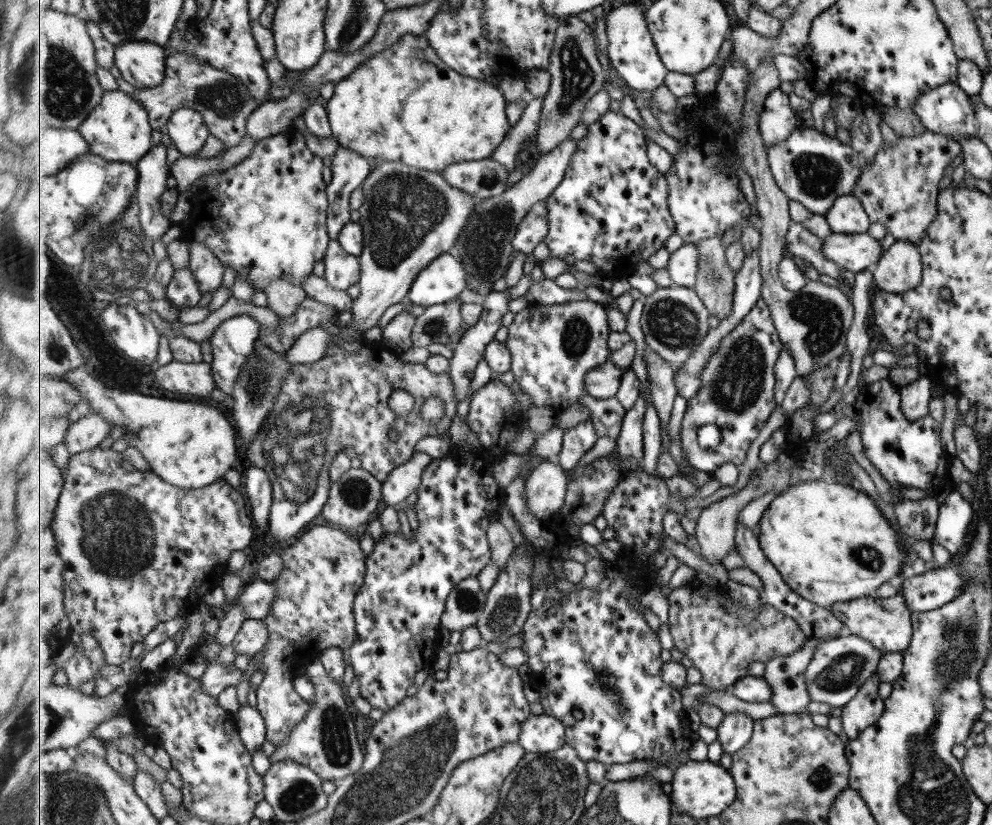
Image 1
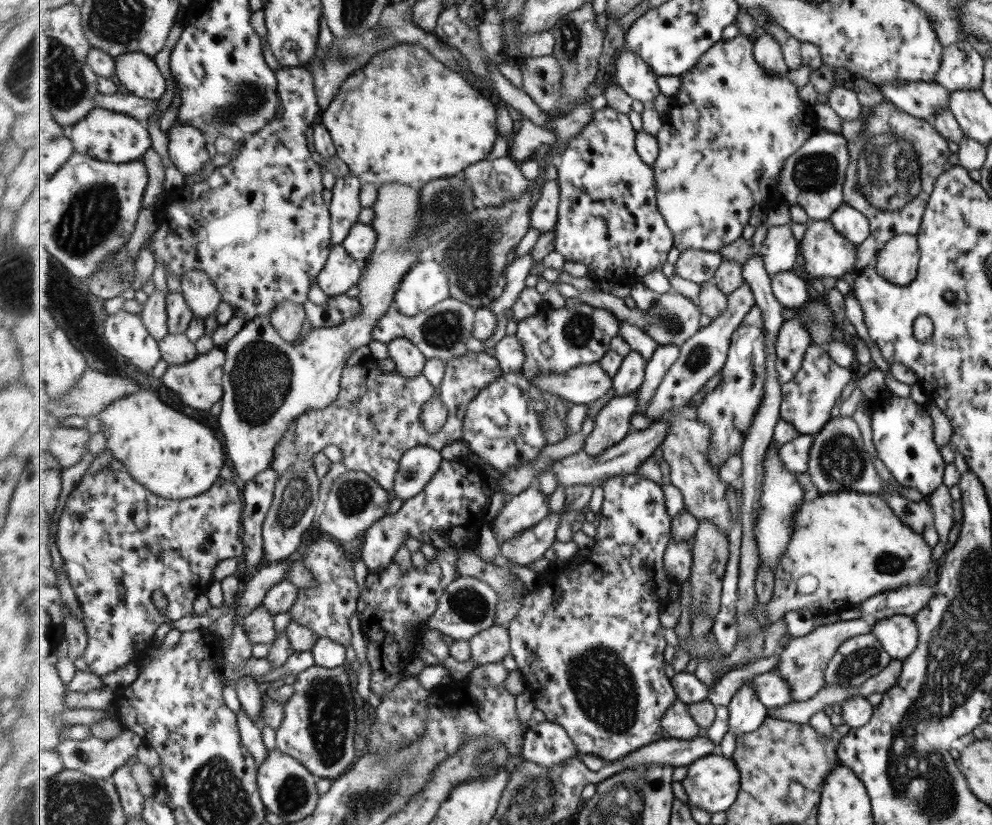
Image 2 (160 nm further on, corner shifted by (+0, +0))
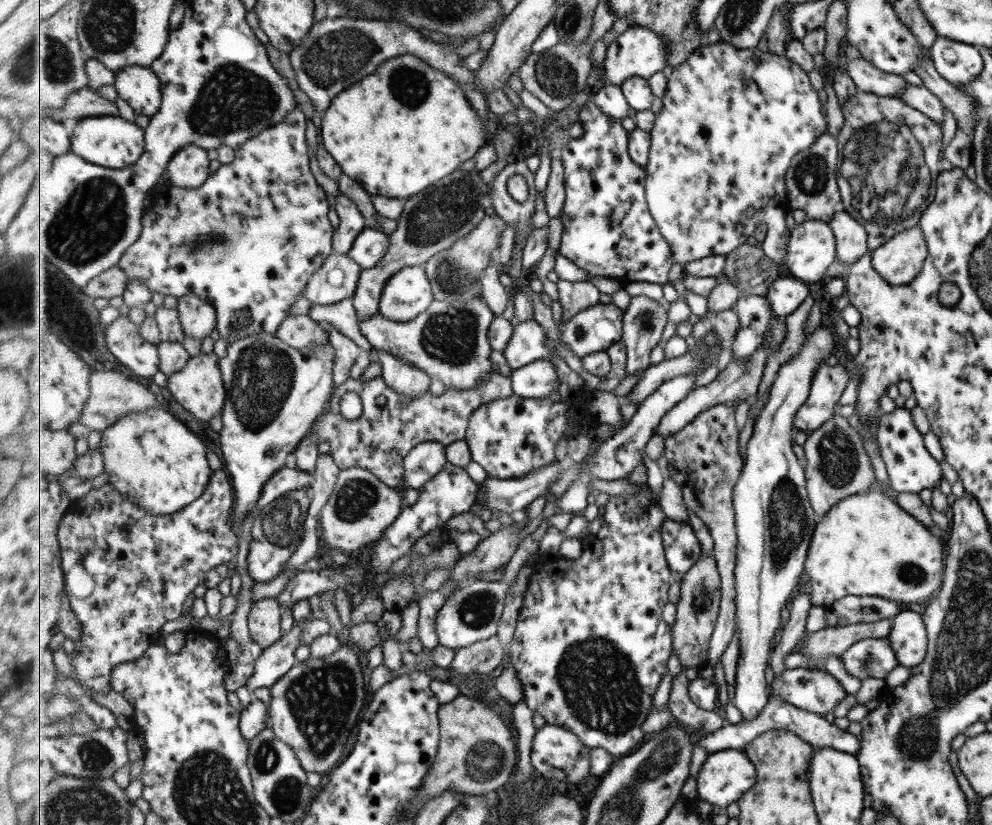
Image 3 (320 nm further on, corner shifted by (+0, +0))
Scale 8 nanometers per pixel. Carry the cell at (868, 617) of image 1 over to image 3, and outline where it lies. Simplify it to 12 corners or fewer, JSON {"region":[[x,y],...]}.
{"region":[[919,608],[891,619],[883,644],[899,665],[921,664],[927,637]]}

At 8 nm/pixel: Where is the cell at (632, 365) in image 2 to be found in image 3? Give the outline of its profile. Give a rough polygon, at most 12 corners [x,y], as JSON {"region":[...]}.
{"region":[[635,296],[624,312],[628,374],[651,366],[669,320],[657,300]]}

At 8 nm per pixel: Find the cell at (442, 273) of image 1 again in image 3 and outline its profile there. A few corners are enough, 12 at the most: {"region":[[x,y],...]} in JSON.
{"region":[[424,266],[387,282],[380,314],[410,322],[435,302]]}

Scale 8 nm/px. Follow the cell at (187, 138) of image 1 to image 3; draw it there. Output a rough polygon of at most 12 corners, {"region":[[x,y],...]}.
{"region":[[186,146],[172,158],[175,187],[199,188],[210,177],[204,147]]}

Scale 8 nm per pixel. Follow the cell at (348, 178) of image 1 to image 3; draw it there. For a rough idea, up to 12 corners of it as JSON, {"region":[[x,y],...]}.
{"region":[[342,191],[336,197],[339,224],[333,252],[348,255],[368,222]]}

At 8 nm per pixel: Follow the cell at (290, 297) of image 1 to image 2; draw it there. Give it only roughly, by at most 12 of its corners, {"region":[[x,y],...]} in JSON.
{"region":[[285,301],[270,315],[284,340],[297,341],[308,320],[303,305]]}

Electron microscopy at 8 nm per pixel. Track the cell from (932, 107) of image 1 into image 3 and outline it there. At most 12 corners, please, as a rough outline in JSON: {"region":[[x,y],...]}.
{"region":[[844,57],[856,90],[898,98],[907,84],[861,57]]}

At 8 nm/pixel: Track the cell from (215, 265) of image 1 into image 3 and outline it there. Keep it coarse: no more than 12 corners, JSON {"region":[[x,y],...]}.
{"region":[[187,294],[178,302],[186,336],[203,342],[218,324],[209,300]]}

